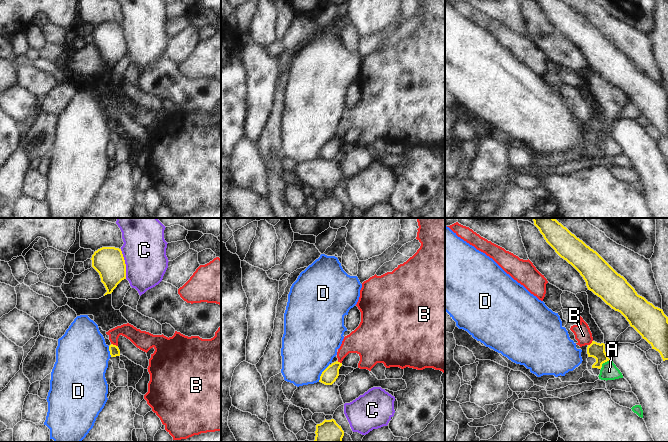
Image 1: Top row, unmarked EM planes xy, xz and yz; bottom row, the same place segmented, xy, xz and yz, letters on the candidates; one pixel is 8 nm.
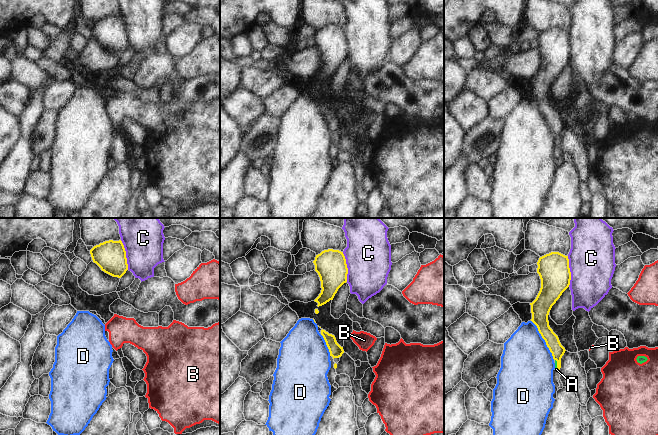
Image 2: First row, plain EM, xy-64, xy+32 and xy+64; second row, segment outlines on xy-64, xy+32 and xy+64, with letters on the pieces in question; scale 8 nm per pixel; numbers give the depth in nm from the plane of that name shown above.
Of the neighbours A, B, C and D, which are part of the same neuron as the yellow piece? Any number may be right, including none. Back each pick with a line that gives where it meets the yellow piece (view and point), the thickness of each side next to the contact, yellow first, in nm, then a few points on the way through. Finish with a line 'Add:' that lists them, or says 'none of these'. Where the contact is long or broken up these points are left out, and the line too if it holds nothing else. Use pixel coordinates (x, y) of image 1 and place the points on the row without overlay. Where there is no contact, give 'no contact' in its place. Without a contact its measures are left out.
A: meets yellow in yz at (605, 137); 130 nm thick on the yellow side, 140 nm on the other; runs through yz (596, 126), (605, 137), (609, 147)
Add: A

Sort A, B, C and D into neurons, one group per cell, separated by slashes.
A / B / C / D

